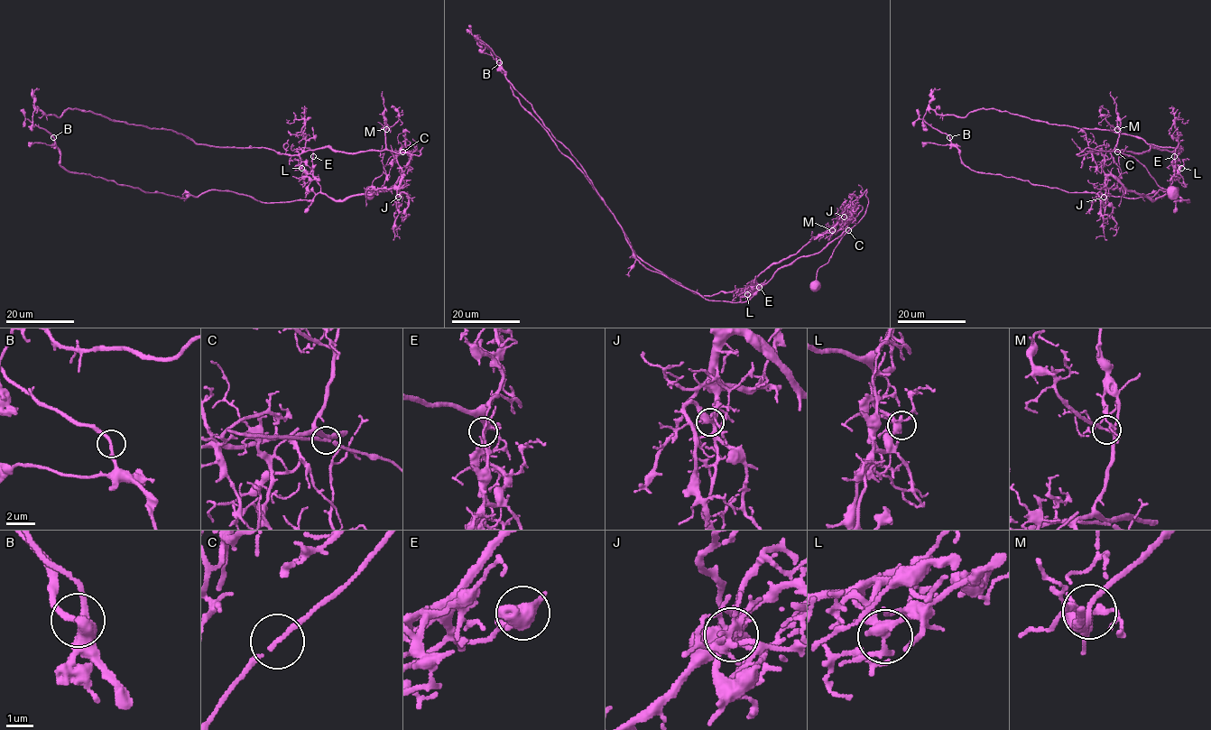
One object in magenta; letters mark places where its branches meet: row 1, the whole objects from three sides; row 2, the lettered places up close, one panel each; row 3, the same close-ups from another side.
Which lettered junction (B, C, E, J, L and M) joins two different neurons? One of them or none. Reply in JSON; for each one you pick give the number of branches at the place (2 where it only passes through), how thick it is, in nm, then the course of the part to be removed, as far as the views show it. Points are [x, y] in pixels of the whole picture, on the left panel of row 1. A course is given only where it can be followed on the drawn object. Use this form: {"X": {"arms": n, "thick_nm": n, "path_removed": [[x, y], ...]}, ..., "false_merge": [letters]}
{"E": {"arms": 2, "thick_nm": 120, "path_removed": [[312, 156], [320, 190], [311, 200], [263, 202], [216, 189], [182, 198], [67, 170], [53, 137], [21, 109]]}, "false_merge": ["E"]}

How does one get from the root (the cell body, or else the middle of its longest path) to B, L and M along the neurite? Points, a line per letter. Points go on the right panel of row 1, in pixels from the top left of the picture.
B: (1172, 191), (1133, 157), (1090, 148), (1078, 155), (1127, 189), (1189, 201), (977, 172), (950, 137)
L: (1172, 191), (1162, 189), (1132, 156), (1090, 148), (1078, 153), (1143, 152), (1154, 147), (1170, 152), (1181, 168)
M: (1172, 191), (1162, 189), (1132, 156), (1090, 148), (1086, 148), (1078, 155), (1111, 152), (1117, 143), (1117, 129)

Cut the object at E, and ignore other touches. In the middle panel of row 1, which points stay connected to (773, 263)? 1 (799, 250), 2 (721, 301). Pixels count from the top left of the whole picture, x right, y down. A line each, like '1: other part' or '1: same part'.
1: same part
2: other part

